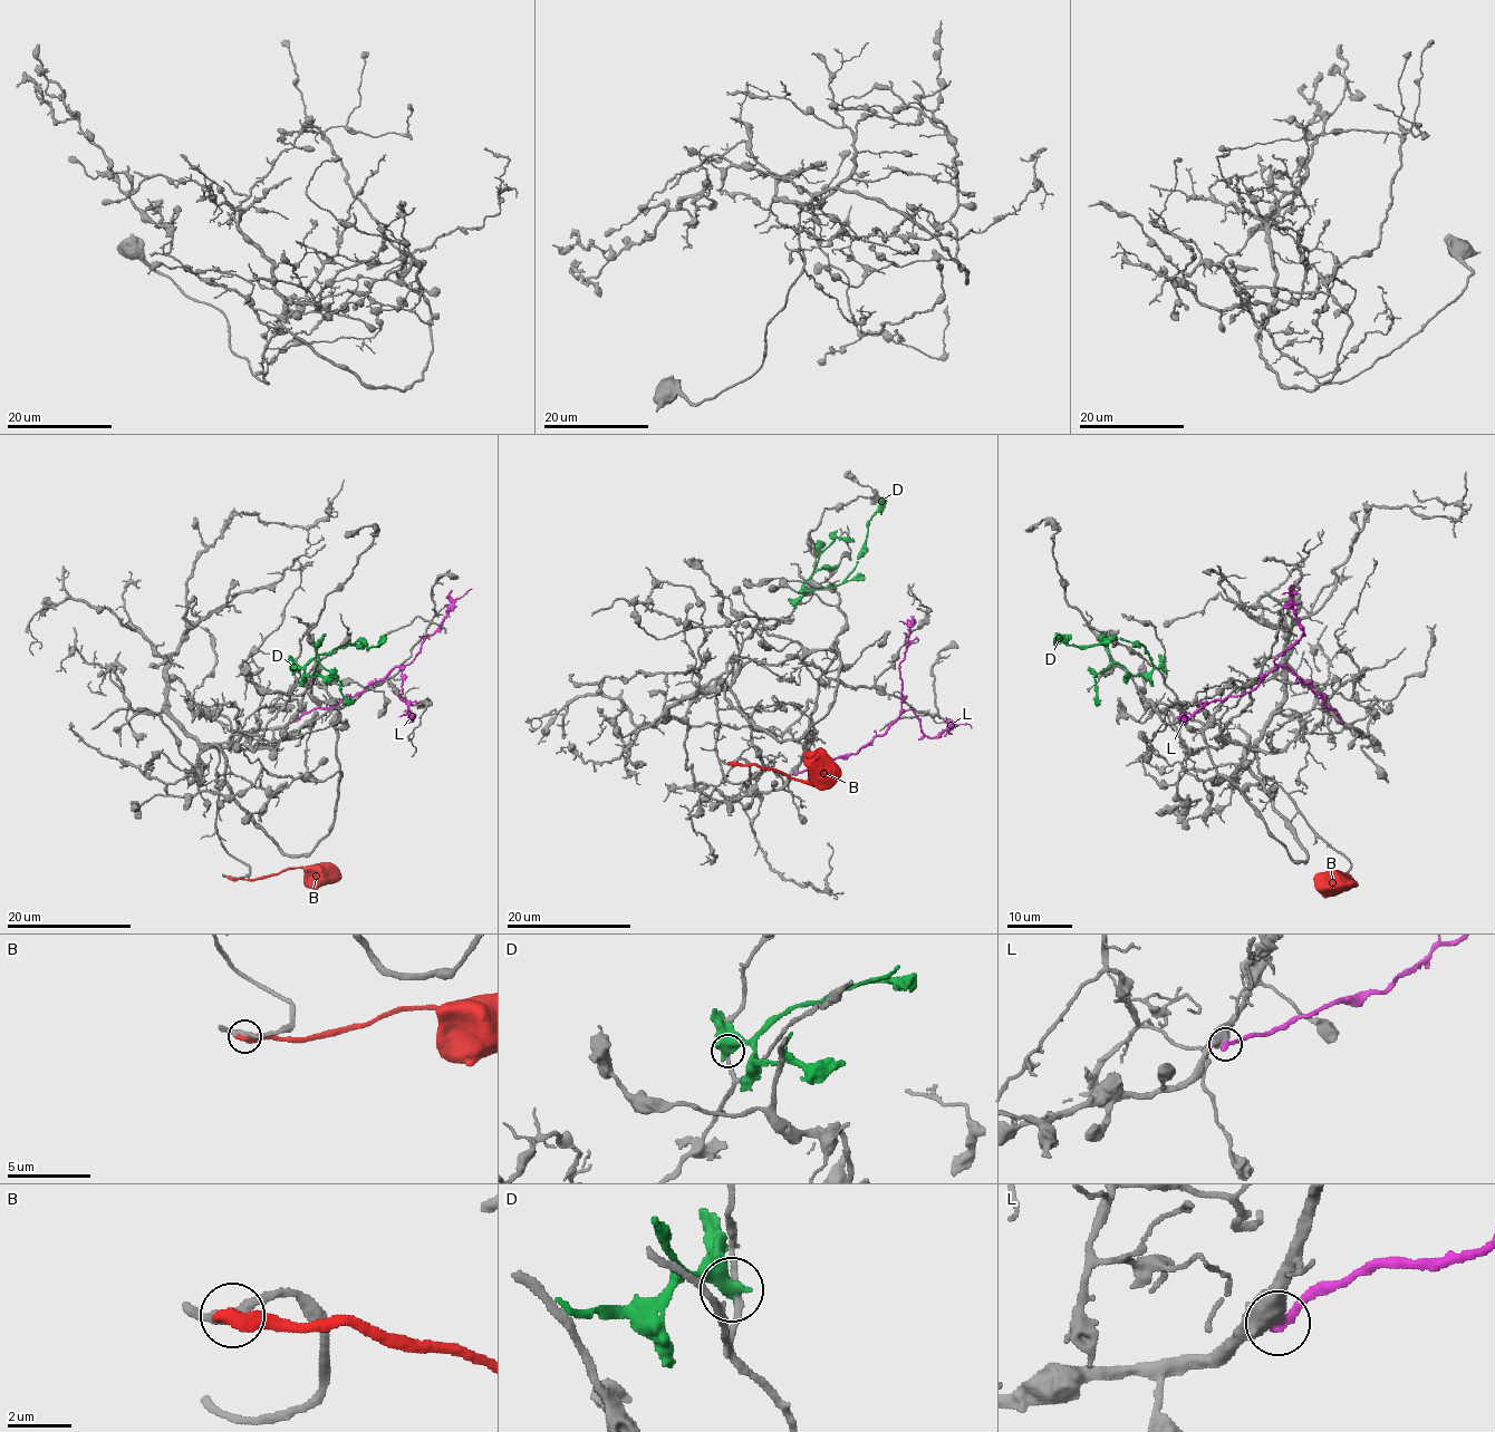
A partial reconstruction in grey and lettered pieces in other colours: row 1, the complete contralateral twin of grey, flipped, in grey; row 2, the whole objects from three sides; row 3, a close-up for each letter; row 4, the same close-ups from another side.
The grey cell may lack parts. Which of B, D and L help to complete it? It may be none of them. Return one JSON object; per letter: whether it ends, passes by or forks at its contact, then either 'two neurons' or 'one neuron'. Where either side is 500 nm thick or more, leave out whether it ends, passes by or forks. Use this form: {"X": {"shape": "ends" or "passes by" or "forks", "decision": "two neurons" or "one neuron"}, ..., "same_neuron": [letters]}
{"B": {"decision": "one neuron"}, "D": {"decision": "two neurons"}, "L": {"decision": "two neurons"}, "same_neuron": ["B"]}

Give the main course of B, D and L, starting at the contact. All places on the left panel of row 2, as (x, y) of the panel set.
B: (232, 878), (260, 879), (288, 868), (300, 868), (326, 870), (339, 879)
D: (295, 671), (358, 639), (368, 648), (385, 639)
L: (296, 719), (355, 696), (396, 667), (411, 664), (446, 612), (471, 589)

